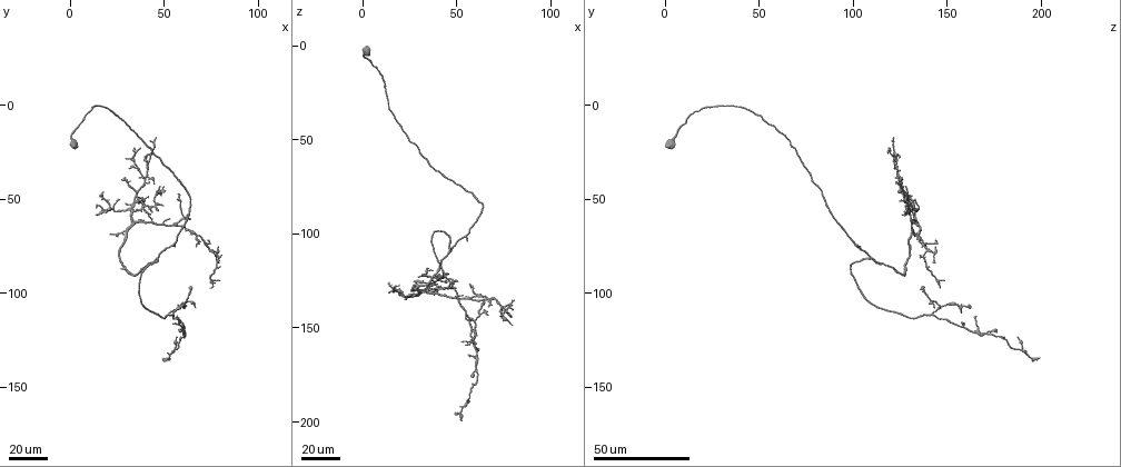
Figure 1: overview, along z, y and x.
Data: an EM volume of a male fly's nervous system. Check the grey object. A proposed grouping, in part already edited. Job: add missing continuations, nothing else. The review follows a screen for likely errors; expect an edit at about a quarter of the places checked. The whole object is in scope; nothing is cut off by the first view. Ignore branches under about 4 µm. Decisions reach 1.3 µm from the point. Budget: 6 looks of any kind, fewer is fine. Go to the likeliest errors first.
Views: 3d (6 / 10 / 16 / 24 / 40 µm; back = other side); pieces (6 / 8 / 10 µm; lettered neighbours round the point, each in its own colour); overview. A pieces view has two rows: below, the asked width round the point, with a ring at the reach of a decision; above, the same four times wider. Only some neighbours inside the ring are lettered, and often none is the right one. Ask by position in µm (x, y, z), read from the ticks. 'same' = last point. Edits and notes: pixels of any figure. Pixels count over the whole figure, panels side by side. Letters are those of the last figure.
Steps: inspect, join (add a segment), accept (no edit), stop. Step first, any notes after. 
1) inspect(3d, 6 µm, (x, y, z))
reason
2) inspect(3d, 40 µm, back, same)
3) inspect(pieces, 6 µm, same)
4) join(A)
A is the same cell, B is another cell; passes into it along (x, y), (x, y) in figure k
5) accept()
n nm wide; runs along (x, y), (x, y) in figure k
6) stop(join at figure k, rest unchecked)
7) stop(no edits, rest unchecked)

inspect(3d, 24 µm, (14, 59, 127))
an open end

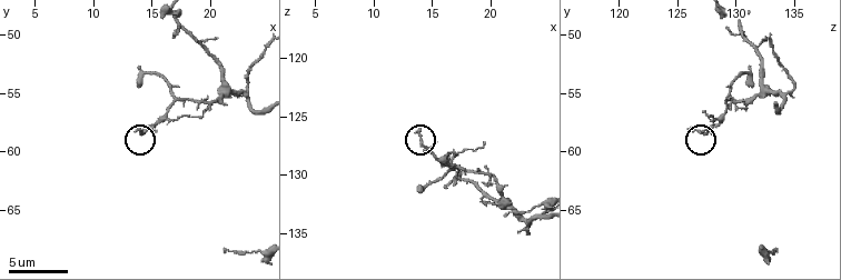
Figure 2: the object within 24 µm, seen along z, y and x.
inspect(pieces, 8 µm, (14.0, 58.0, 126.2))

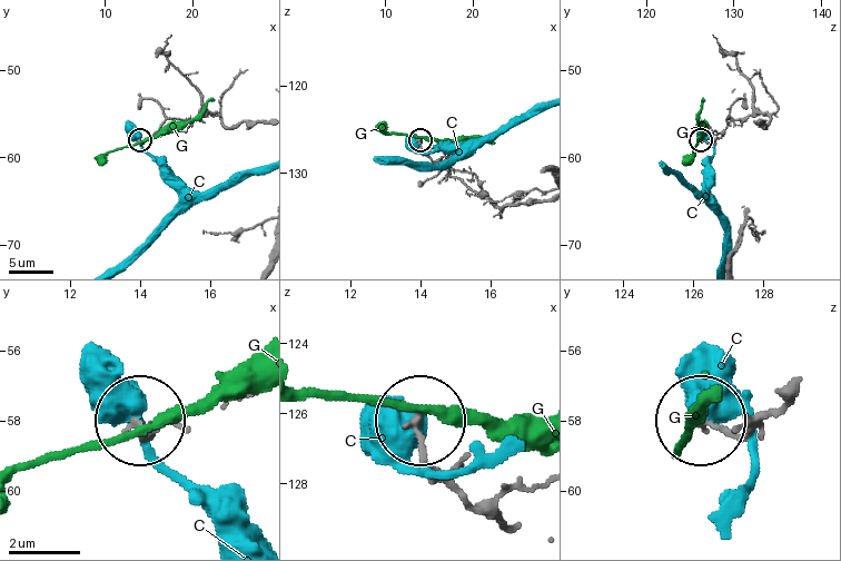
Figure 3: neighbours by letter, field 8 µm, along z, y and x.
accept()
C and G are other cells; runs along (513, 523), (476, 505), (432, 461), (423, 419) in figure 3; none of them fits

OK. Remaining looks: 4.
inspect(3d, 24 µm, (64, 61, 134))

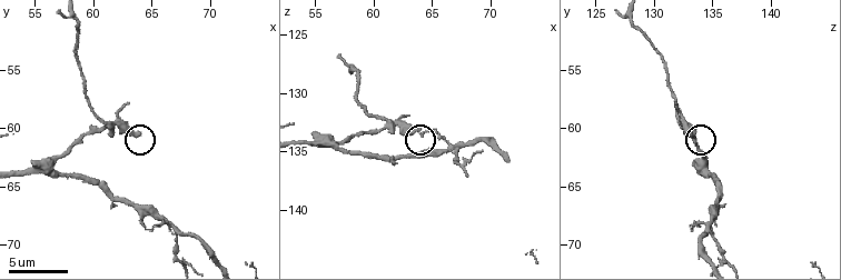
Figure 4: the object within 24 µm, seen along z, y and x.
inspect(3d, 10 µm, (63.6, 60.4, 133.2))

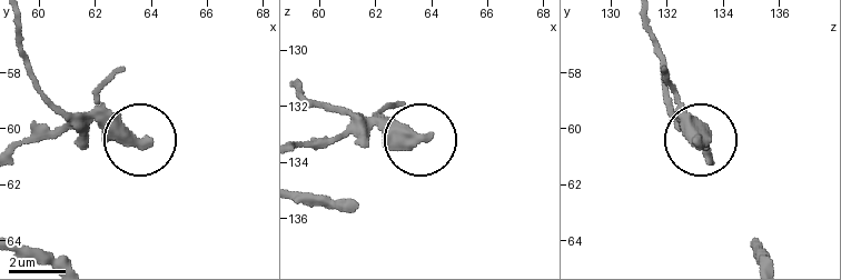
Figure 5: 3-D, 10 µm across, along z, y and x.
inspect(pieces, 8 µm, (63.8, 60.4, 133.2))

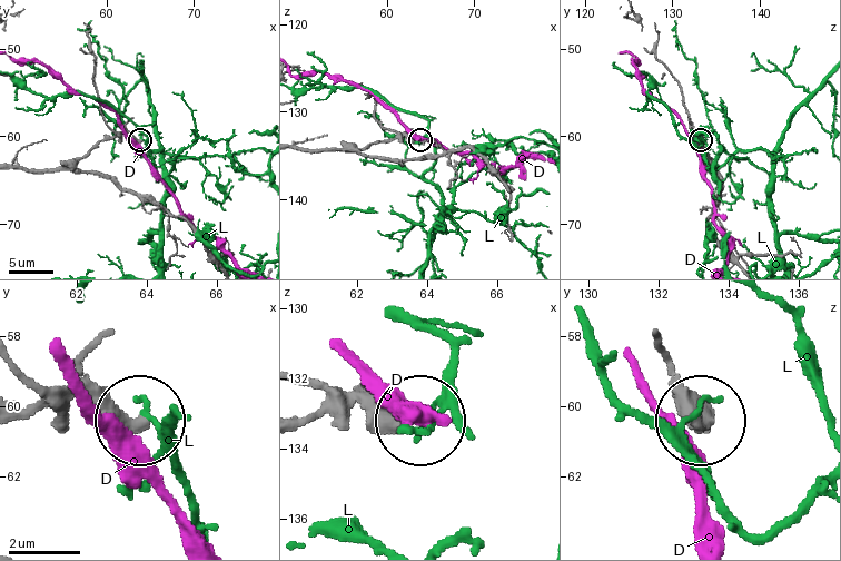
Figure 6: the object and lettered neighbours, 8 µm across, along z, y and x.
accept()
D and L are other cells; none of them fits

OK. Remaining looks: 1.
stop(no edits, rest unchecked)

